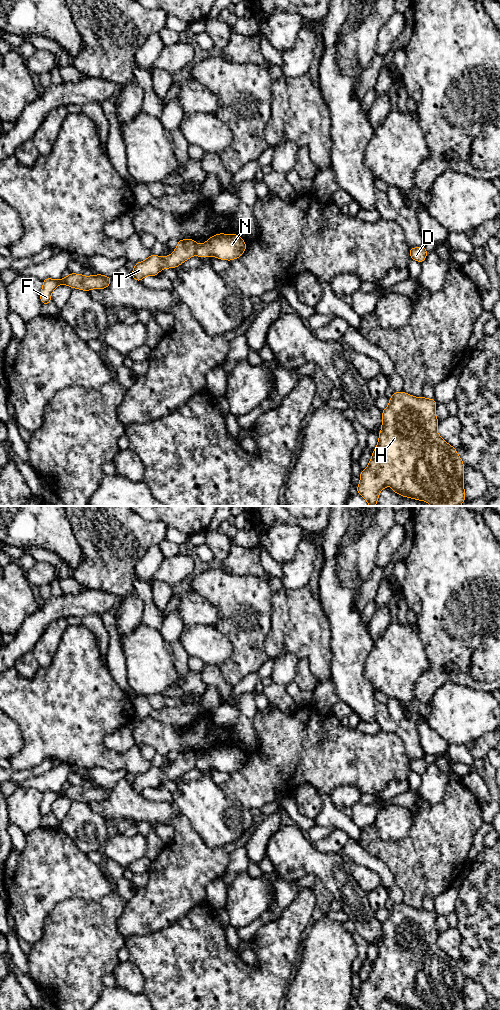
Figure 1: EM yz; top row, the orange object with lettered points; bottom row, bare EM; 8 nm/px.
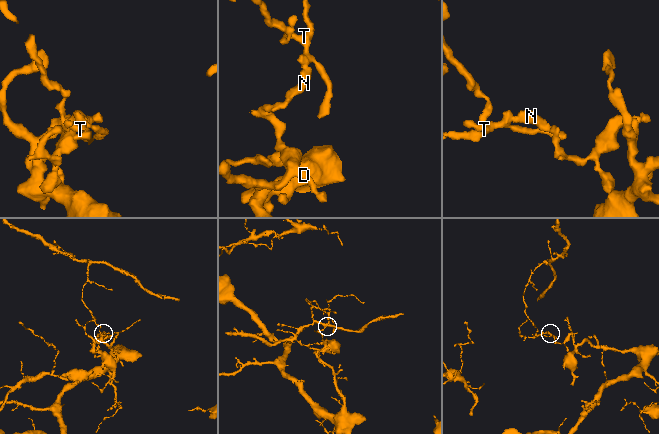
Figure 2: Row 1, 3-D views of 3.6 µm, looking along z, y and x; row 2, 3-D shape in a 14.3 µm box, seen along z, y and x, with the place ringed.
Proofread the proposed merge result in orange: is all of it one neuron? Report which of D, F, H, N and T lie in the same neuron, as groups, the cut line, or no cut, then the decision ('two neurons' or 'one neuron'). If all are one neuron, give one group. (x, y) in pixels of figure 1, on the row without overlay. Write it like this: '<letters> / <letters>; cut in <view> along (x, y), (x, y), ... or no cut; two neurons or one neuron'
D H N / F T; cut in yz along (195, 756), (196, 764); two neurons

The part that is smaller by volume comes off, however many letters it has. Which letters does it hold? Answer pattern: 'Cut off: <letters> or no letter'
Cut off: F, T

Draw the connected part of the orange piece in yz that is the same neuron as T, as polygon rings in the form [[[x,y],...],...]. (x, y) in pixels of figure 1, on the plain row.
[[[182,751],[178,753],[176,761],[166,769],[150,767],[146,772],[134,776],[132,789],[140,794],[145,788],[157,788],[167,780],[176,780],[196,766],[196,753]]]

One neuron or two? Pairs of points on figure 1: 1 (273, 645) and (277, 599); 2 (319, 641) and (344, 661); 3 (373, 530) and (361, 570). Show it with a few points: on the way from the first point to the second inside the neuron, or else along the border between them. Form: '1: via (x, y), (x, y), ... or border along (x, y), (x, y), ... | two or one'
1: via (276, 634), (278, 610) | one
2: border along (329, 628), (329, 645), (332, 652), (330, 674) | two
3: via (363, 540), (361, 542), (361, 560) | one

